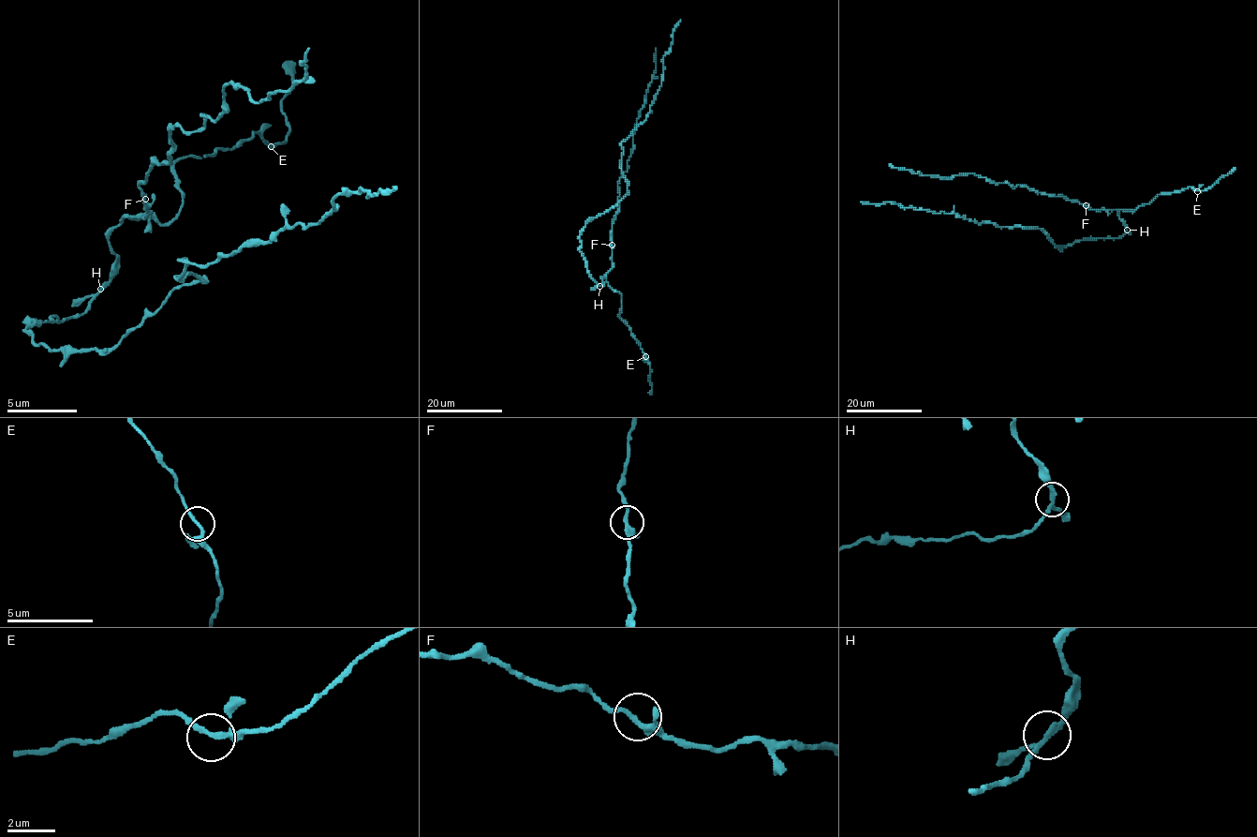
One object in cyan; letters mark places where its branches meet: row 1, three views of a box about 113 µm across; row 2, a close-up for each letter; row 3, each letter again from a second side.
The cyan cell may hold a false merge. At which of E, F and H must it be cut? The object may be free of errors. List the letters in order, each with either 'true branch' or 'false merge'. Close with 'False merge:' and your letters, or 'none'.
E: true branch
F: true branch
H: false merge
False merge: H

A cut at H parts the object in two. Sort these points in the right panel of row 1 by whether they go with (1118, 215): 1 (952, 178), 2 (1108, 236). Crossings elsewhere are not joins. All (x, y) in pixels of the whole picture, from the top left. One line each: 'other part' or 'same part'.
1: same part
2: other part

